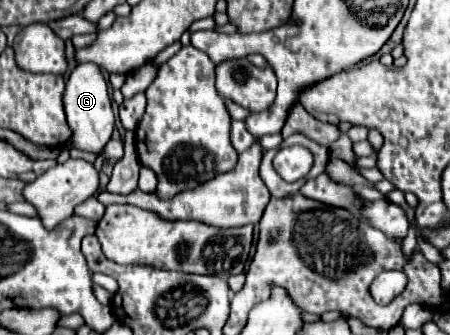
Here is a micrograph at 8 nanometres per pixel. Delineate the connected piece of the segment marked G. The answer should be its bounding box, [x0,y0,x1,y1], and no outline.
[64,63,114,155]

